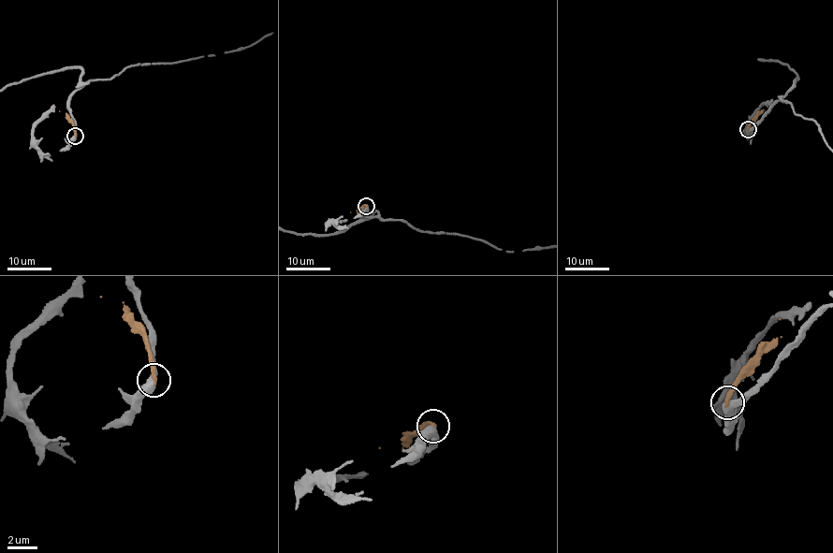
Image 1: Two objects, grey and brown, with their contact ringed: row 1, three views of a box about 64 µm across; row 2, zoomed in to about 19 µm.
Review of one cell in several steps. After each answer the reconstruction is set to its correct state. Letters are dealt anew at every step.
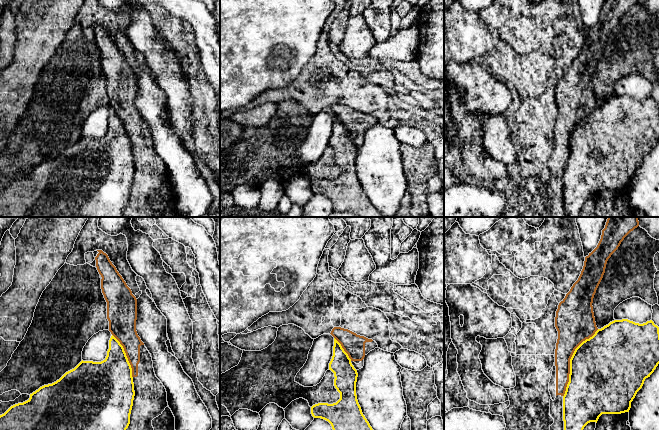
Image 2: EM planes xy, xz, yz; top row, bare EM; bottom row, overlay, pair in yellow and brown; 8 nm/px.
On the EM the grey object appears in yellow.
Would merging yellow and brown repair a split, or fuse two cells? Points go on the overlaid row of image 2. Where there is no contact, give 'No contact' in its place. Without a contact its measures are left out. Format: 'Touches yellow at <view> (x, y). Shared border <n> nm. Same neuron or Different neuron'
Touches yellow at yz (570, 361). Shared border 600 nm. Different neuron

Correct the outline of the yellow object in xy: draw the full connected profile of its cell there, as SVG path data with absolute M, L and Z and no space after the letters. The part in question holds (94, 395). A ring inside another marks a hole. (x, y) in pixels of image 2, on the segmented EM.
M112 335L106 358L101 362L81 361L59 380L44 385L30 394L30 398L11 406L0 415L0 430L126 430L135 396L132 368L123 346Z

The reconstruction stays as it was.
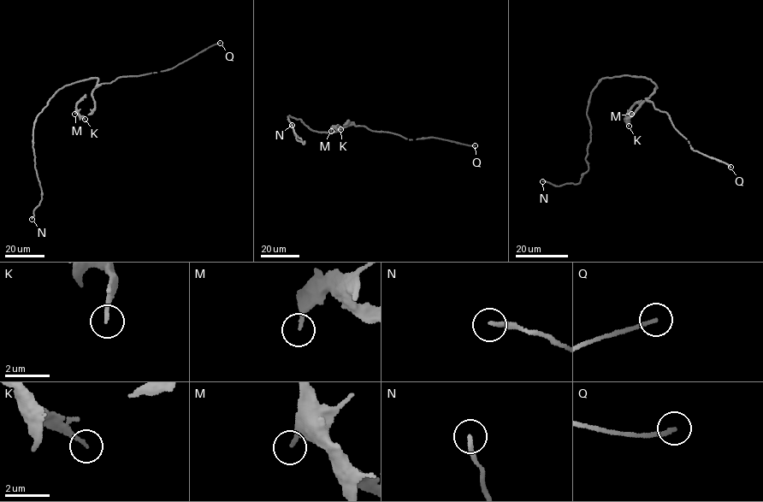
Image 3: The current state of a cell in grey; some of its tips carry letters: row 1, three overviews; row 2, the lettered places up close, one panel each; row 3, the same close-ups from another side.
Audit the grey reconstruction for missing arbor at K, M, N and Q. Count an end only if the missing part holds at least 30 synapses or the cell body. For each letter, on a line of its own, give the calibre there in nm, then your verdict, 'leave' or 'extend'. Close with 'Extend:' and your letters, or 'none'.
K: calibre 170 nm; leave
M: calibre 140 nm; leave
N: calibre 180 nm; leave
Q: calibre 160 nm; extend
Extend: Q

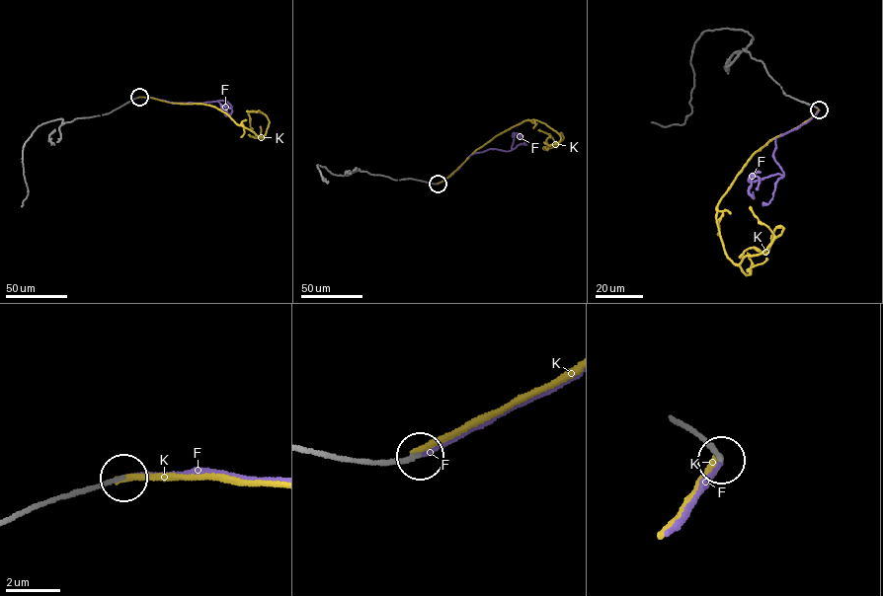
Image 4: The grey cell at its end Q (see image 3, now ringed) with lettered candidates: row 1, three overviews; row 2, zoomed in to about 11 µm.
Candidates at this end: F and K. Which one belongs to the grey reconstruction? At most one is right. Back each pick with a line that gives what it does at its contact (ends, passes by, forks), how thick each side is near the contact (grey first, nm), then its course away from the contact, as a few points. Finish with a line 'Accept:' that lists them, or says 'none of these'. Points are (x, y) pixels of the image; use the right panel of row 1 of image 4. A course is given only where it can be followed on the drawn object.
F: It ends there. Thickness 170 nm (grey) against 140 nm. Its course: (819, 110), (775, 137), (773, 154), (784, 176), (751, 182), (753, 175), (749, 191), (753, 197), (753, 191)
Accept: F

